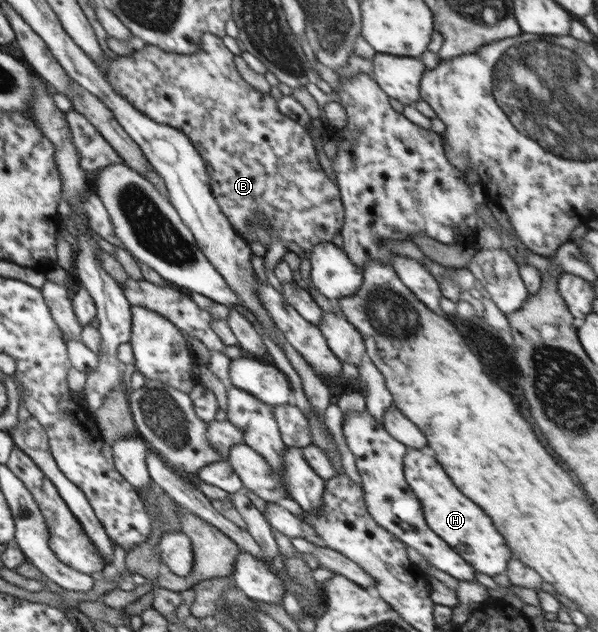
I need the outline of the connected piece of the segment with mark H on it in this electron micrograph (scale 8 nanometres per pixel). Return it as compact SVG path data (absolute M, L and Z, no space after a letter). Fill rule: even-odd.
M408 447L404 457L404 476L421 502L427 525L477 572L491 577L505 574L507 564L512 559L505 539L493 527L491 519L481 511L481 507L461 495L461 491L451 483L449 475L441 467L435 458L423 453L421 449Z

